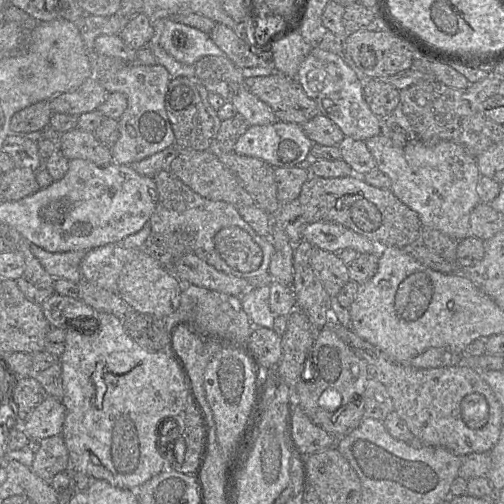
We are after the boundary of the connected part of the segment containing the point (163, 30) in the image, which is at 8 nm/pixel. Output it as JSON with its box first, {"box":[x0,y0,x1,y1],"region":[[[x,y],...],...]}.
{"box":[155,19,224,65],"region":[[[172,19],[157,20],[155,41],[174,59],[194,65],[203,56],[224,56],[209,34]]]}

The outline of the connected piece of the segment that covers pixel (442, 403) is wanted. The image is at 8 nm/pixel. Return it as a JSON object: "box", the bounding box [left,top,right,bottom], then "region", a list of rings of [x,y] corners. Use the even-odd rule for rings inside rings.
{"box":[325,317,503,456],"region":[[[332,317],[325,327],[330,328],[358,357],[366,361],[370,377],[374,377],[385,386],[394,411],[406,423],[413,435],[423,441],[424,446],[440,447],[457,456],[490,452],[495,446],[503,424],[502,407],[491,387],[476,369],[466,365],[415,368],[408,364],[400,364]]]}

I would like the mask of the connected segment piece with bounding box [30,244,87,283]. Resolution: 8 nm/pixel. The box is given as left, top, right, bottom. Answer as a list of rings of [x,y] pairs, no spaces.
[[[31,244],[30,249],[54,279],[66,279],[74,283],[83,280],[80,263],[87,251],[48,252],[35,244]]]

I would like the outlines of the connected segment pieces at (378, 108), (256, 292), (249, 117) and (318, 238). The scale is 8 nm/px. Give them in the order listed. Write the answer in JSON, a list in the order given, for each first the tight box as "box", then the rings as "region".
[{"box":[363,79,399,120],"region":[[[367,79],[363,95],[371,111],[381,120],[387,118],[399,105],[399,91],[379,79]]]},{"box":[240,286,275,329],"region":[[[270,286],[250,288],[240,296],[243,310],[250,321],[260,327],[272,329],[275,315],[269,307]]]},{"box":[231,87,277,126],"region":[[[240,87],[231,102],[237,114],[243,116],[249,126],[267,125],[277,121],[270,106],[249,92],[245,87]]]},{"box":[302,221,380,254],"region":[[[318,221],[306,225],[302,239],[314,247],[337,253],[343,249],[353,249],[358,254],[377,254],[380,247],[368,238],[338,223]]]}]

